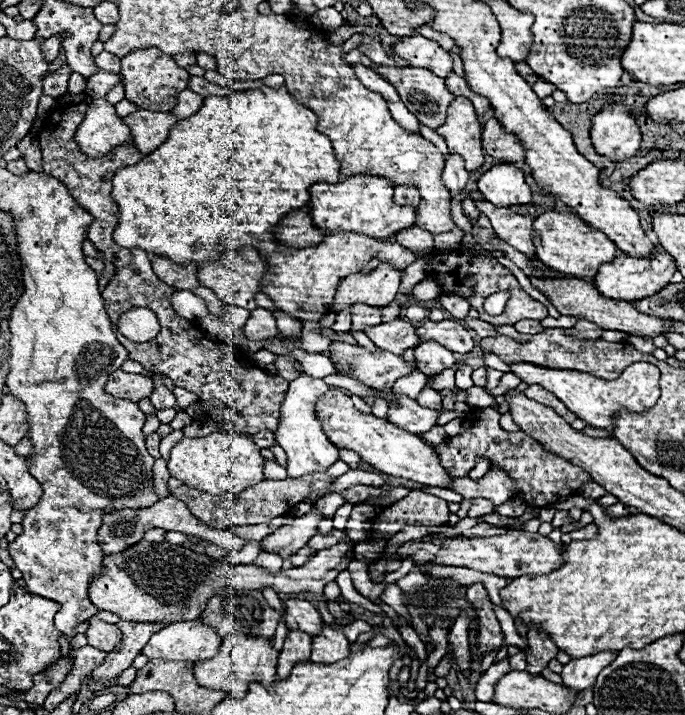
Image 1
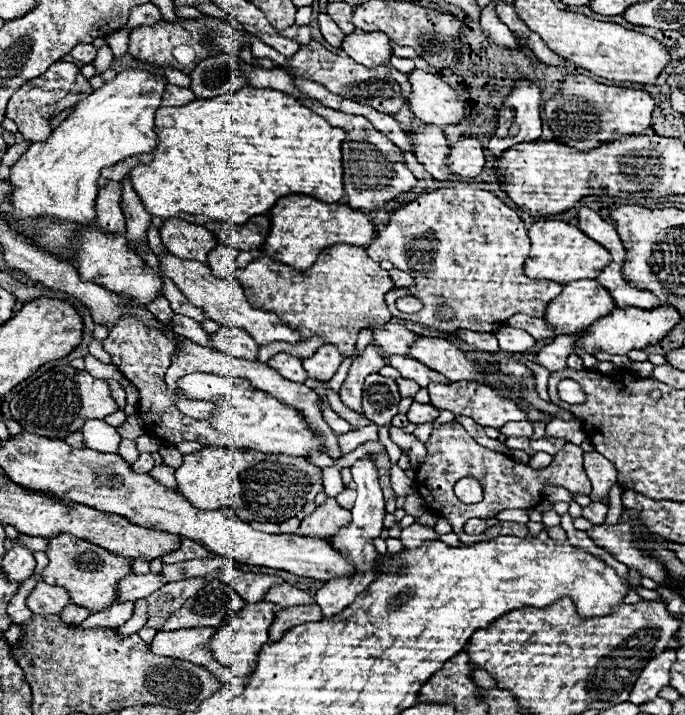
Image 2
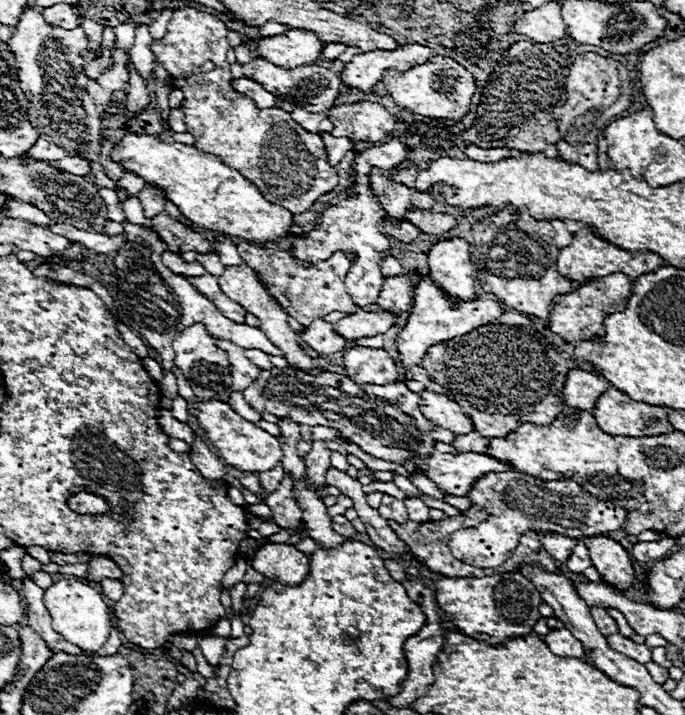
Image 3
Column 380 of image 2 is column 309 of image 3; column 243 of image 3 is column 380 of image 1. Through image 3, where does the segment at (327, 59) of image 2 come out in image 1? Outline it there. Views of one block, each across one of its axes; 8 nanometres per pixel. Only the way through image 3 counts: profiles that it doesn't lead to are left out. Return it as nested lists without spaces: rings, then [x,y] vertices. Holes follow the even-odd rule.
[[[376,64],[376,66],[382,74],[386,74],[386,80],[392,82],[392,86],[400,94],[402,102],[420,120],[420,124],[424,124],[432,130],[436,130],[438,126],[444,124],[446,110],[454,100],[454,94],[448,92],[448,88],[444,84],[444,78],[438,78],[424,68],[394,68],[394,66],[382,66],[382,64]]]

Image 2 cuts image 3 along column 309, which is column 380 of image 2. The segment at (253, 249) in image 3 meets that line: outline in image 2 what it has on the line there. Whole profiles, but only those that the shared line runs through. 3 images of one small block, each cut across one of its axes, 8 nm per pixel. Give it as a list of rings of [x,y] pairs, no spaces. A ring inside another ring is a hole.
[[[350,244],[330,246],[328,250],[324,250],[318,256],[318,262],[314,262],[314,266],[308,268],[308,272],[292,270],[290,266],[284,266],[284,264],[272,260],[270,256],[260,254],[246,268],[236,268],[232,272],[232,278],[236,278],[244,286],[246,298],[256,308],[278,314],[288,326],[300,330],[300,334],[304,338],[324,336],[324,342],[336,344],[344,356],[352,354],[352,348],[356,344],[356,336],[362,328],[366,328],[370,324],[386,324],[392,318],[392,314],[388,312],[388,306],[384,302],[384,296],[394,288],[394,282],[388,276],[388,270],[382,270],[380,264],[374,262],[366,254],[366,248],[362,248],[362,246],[350,246]]]

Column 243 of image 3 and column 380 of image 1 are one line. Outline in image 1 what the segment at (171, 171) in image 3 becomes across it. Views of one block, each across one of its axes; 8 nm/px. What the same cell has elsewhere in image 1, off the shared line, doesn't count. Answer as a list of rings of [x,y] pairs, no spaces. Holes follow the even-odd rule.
[[[348,176],[336,184],[312,184],[308,214],[314,220],[314,226],[326,232],[358,232],[372,238],[390,238],[398,230],[410,228],[416,222],[416,208],[400,206],[394,202],[394,186],[384,176]]]

